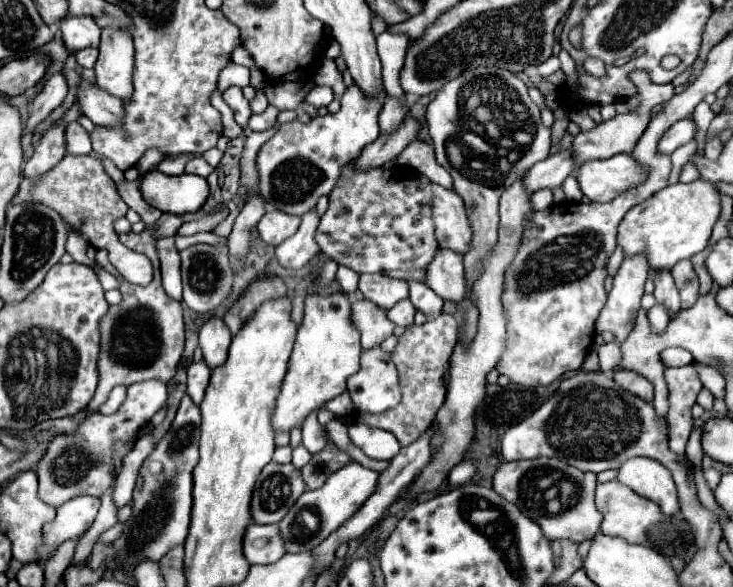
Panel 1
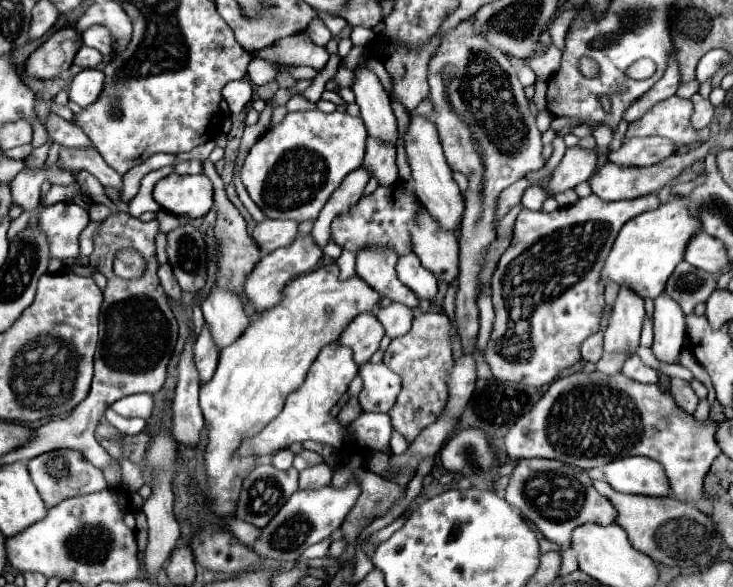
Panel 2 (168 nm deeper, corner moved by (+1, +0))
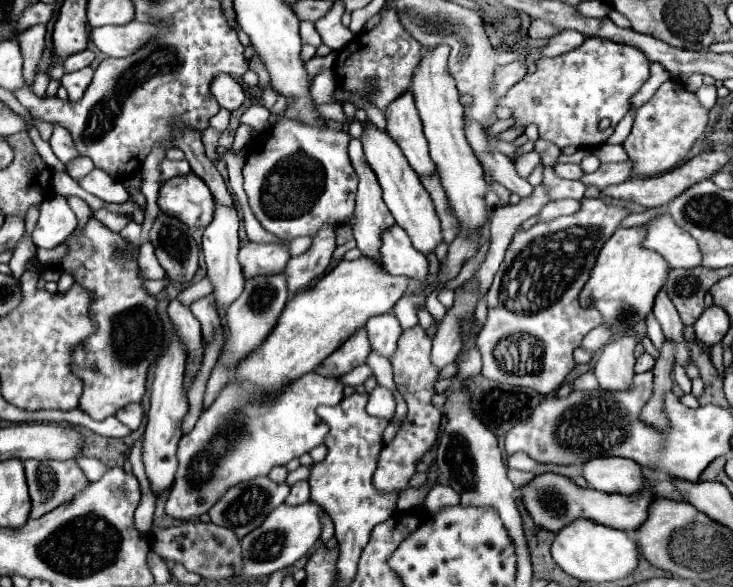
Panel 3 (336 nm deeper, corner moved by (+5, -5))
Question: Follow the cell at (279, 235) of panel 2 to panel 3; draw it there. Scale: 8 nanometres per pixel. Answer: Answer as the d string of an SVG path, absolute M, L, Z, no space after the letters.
M248 240L238 252L238 262L242 264L242 272L246 278L282 272L288 260L290 252L288 252L288 242L284 240L270 244Z

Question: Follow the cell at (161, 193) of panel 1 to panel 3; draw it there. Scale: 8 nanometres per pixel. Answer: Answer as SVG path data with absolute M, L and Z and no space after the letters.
M194 174L164 182L158 206L164 214L182 220L190 228L204 228L214 218L214 198L208 186Z

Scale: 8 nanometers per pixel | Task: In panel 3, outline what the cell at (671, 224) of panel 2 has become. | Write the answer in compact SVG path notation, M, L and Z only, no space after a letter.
M644 226L618 228L600 250L596 268L580 294L580 304L594 306L602 314L602 322L612 330L614 338L628 334L652 312L654 298L662 290L668 276L666 260L656 250L642 246L646 236L644 230Z

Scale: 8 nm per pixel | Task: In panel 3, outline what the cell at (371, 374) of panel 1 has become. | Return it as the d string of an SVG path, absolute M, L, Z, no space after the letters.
M376 386L376 388L368 394L366 412L368 412L370 416L390 420L390 418L394 416L394 408L396 408L396 400L394 400L394 394L392 394L388 388Z

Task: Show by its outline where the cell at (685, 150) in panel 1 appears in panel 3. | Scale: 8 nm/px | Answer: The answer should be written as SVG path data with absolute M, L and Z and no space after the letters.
M702 86L698 92L696 92L698 100L700 100L700 106L704 110L710 110L714 104L716 104L716 86Z

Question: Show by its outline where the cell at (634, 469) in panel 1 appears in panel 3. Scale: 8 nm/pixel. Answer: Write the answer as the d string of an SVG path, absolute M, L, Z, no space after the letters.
M596 458L582 466L586 482L600 492L632 496L646 488L640 464L624 458Z

